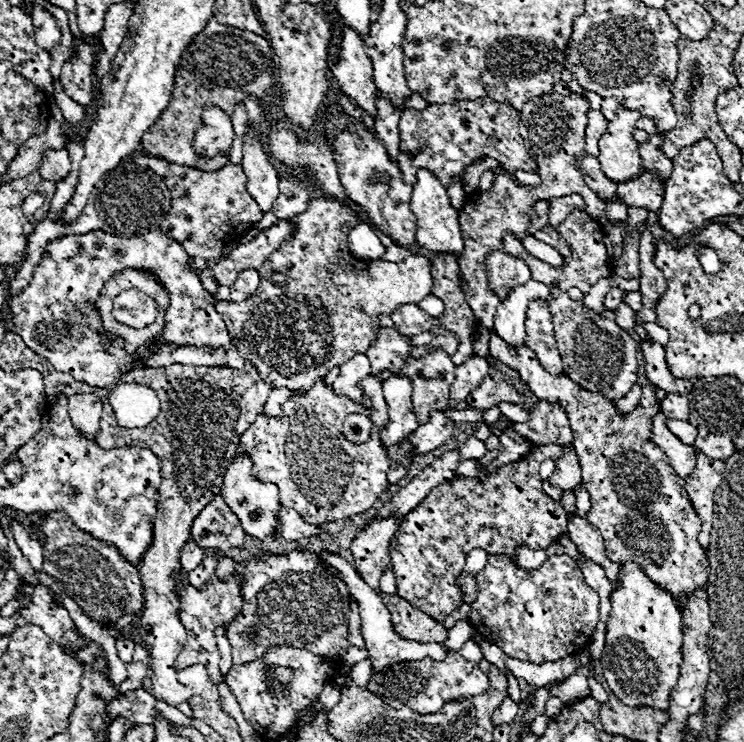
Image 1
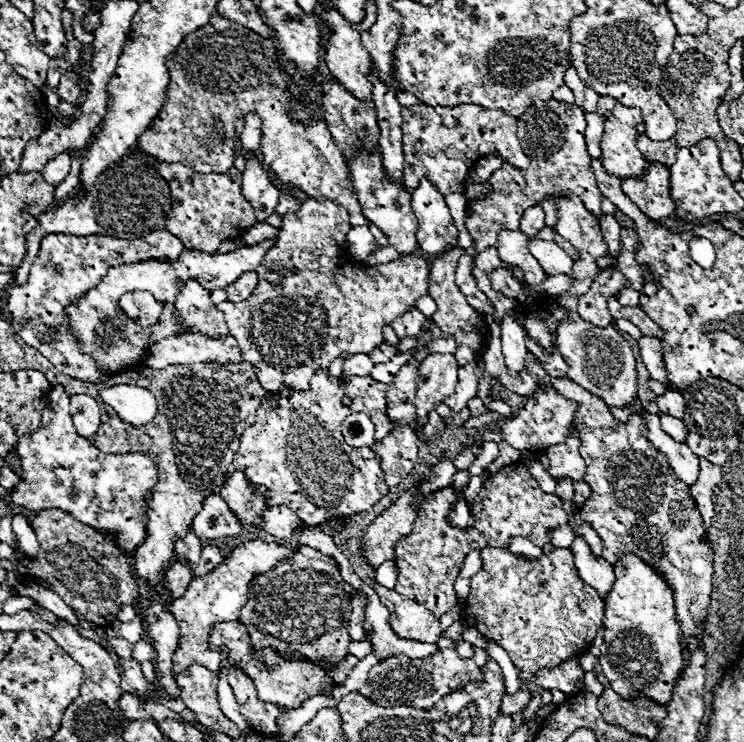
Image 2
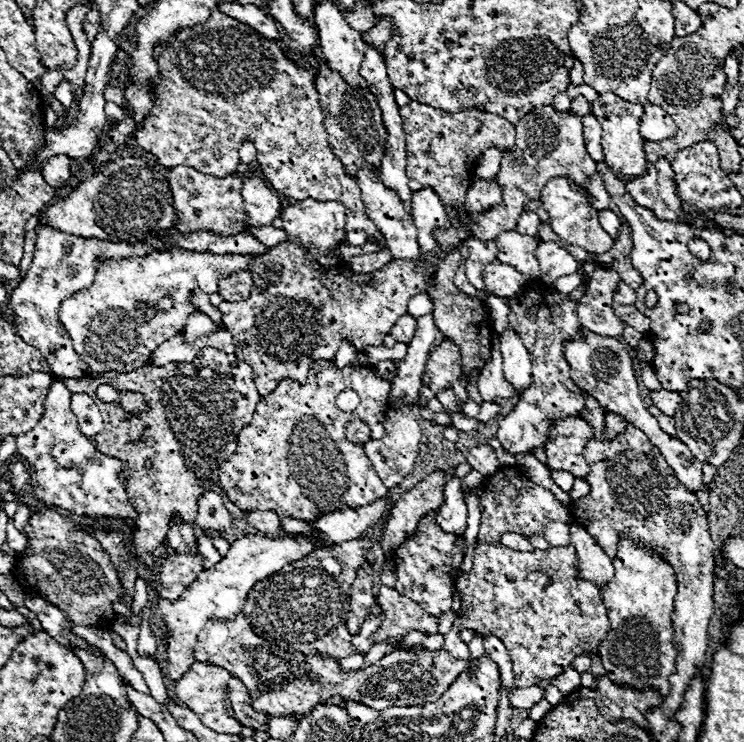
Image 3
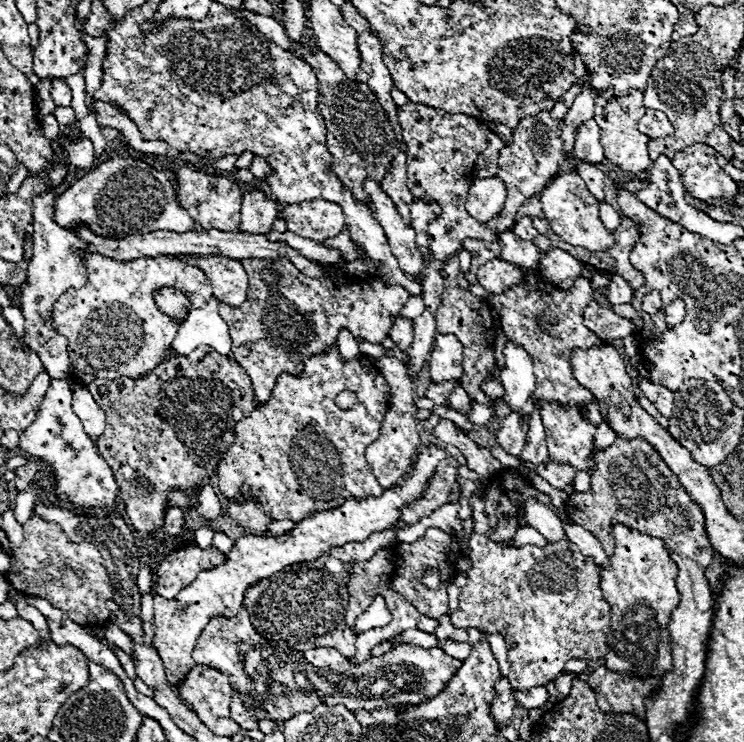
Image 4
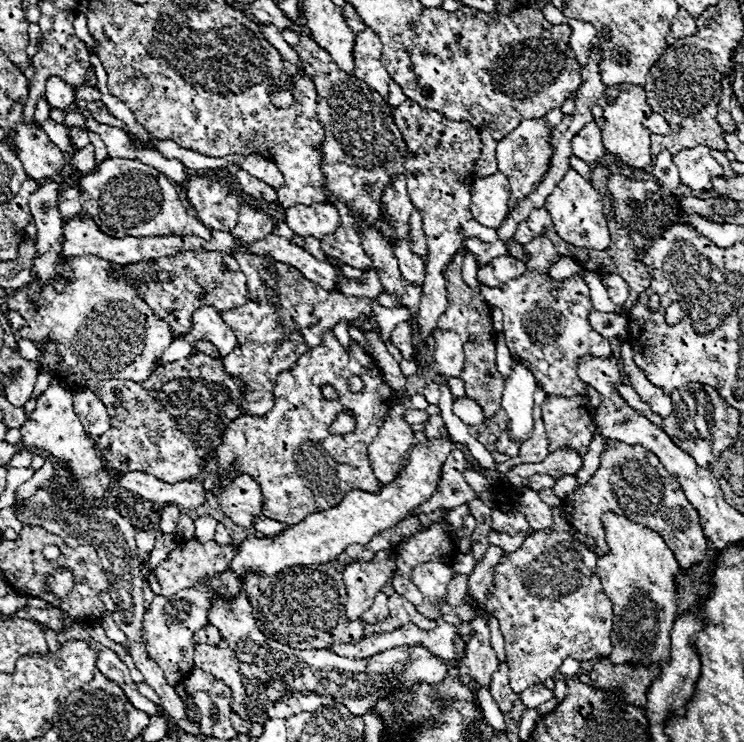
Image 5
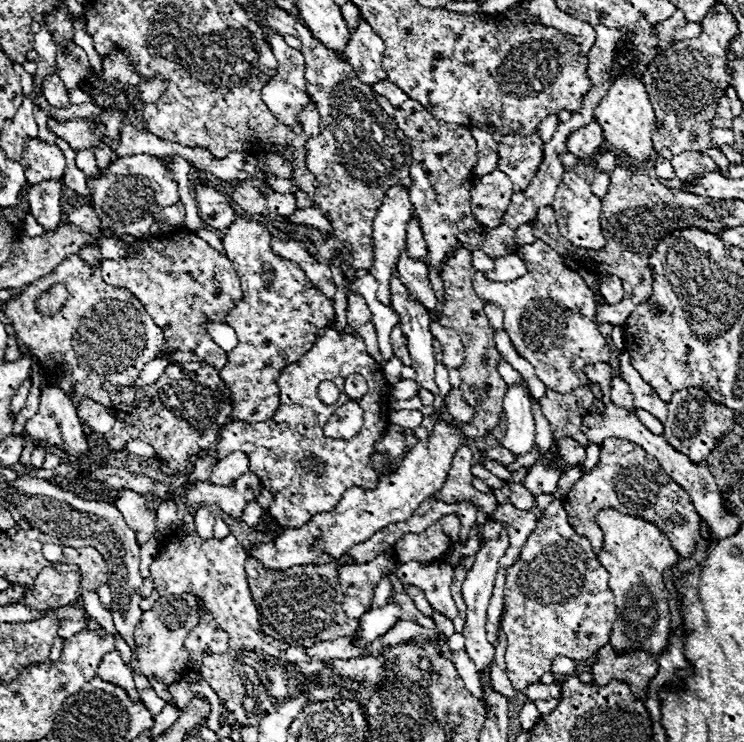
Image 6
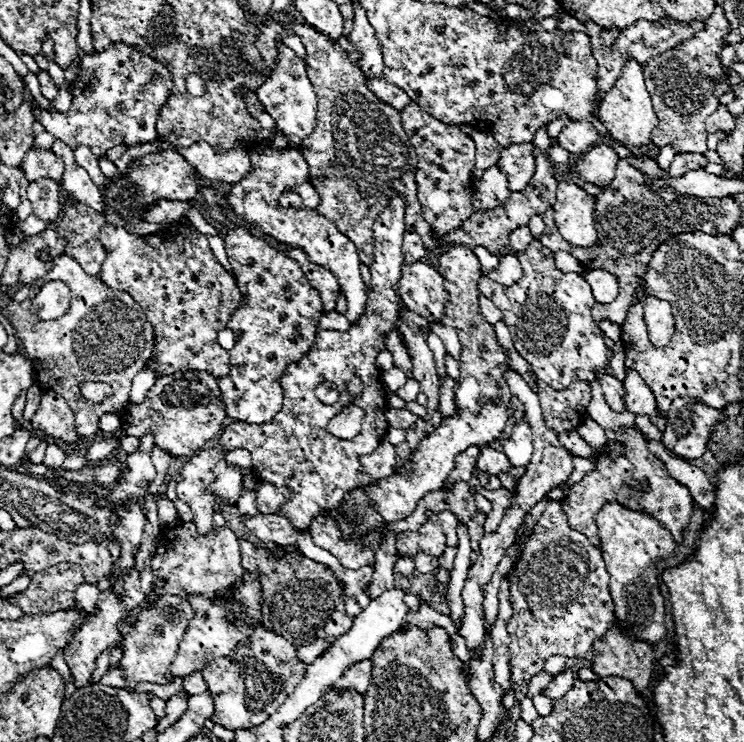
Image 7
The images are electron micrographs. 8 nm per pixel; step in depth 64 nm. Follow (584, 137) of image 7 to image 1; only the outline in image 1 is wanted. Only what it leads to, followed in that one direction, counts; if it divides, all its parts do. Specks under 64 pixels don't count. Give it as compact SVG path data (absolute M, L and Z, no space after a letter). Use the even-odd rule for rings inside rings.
M588 110L588 128L586 128L586 152L598 156L598 140L606 132L606 118L600 110Z

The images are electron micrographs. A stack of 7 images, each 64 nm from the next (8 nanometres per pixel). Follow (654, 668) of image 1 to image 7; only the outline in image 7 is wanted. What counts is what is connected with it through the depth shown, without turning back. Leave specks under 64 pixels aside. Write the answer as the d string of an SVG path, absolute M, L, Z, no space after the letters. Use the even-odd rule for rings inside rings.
M618 502L606 504L596 516L598 536L602 540L600 550L610 574L610 592L614 598L616 618L638 640L654 644L666 634L664 626L664 594L660 590L660 578L656 562L674 556L672 534L650 514L630 510Z

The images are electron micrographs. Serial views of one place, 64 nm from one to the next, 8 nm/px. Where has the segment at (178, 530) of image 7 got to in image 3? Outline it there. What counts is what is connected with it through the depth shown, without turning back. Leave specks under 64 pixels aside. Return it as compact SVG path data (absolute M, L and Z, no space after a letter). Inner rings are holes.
M170 554L162 560L160 566L160 586L162 590L158 590L158 594L166 600L174 600L180 596L180 592L192 584L192 580L196 580L198 570L202 570L202 556L200 554ZM242 612L234 620L212 620L206 624L198 636L196 660L214 662L240 678L252 696L252 708L268 716L304 714L332 696L368 704L376 710L400 704L418 706L438 700L458 674L470 666L468 660L456 660L446 650L394 650L368 668L342 672L336 658L292 654L276 642L258 638Z

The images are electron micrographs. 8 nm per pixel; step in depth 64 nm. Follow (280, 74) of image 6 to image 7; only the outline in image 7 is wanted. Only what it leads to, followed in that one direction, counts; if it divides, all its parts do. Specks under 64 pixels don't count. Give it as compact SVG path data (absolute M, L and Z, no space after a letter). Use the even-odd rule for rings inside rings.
M280 46L282 56L280 64L274 72L274 76L258 90L258 100L266 108L266 112L276 120L276 124L282 128L284 136L288 138L292 148L300 148L304 136L312 134L316 128L316 96L312 92L312 84L306 76L304 64L296 58L296 54L288 46Z

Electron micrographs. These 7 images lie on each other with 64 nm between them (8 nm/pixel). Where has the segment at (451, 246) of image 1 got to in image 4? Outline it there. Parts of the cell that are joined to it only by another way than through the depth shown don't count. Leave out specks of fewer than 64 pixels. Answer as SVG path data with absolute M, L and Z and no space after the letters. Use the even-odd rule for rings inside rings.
M416 200L412 204L412 228L416 232L416 248L422 254L428 254L428 222L436 218L436 214L440 212L438 204L428 204L422 200Z

